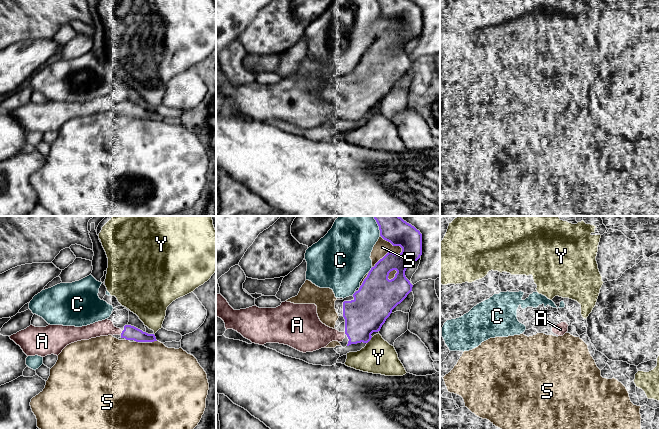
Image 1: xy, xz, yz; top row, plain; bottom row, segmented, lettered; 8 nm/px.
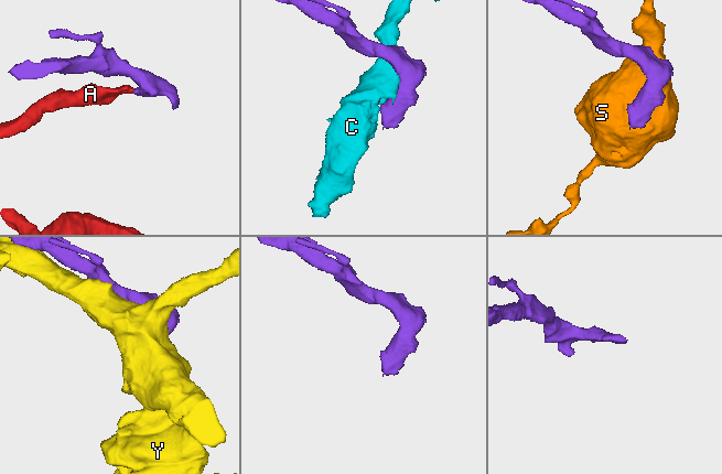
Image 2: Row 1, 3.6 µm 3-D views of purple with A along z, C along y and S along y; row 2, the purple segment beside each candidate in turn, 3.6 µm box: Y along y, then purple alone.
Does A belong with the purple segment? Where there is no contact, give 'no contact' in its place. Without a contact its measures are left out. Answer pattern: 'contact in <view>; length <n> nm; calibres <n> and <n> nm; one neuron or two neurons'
contact in xy; length 30 nm; calibres 110 and 130 nm; one neuron

